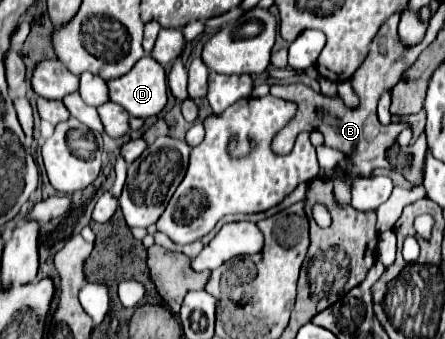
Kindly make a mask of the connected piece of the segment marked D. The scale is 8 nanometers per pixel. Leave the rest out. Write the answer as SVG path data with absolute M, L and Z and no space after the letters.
M143 56L131 72L109 84L109 96L131 116L157 116L167 104L167 72L151 56Z

